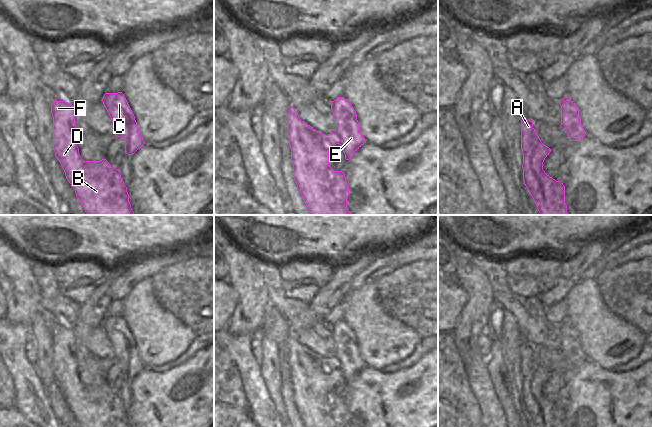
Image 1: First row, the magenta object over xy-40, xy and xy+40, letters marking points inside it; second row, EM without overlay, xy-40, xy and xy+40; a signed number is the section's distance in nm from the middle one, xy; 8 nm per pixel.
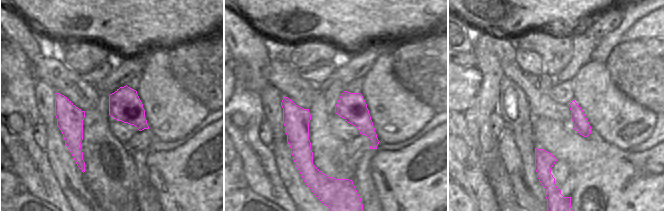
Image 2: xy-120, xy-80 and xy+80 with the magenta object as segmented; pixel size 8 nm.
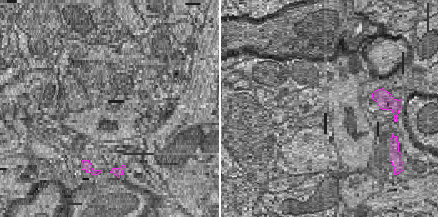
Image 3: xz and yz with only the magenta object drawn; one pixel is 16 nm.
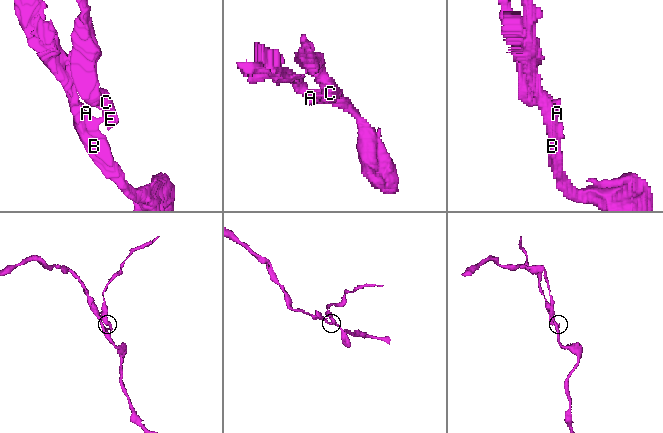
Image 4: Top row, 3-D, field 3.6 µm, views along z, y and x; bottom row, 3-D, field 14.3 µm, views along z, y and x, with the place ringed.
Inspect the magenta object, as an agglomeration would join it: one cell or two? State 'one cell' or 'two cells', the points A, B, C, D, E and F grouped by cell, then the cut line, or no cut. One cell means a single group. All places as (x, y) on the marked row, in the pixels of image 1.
two cells; groups A B D F / C E; cut xy (335, 130), (340, 138), (340, 144)

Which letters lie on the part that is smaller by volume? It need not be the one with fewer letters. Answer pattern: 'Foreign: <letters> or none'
Foreign: C, E

